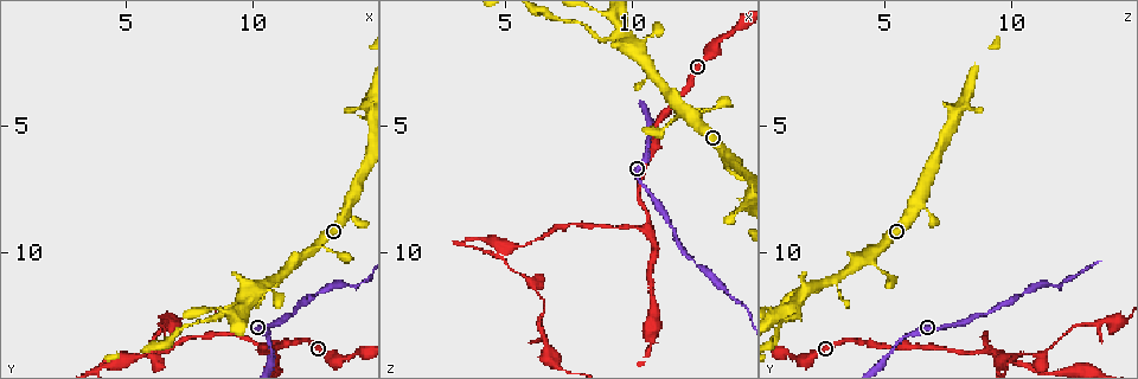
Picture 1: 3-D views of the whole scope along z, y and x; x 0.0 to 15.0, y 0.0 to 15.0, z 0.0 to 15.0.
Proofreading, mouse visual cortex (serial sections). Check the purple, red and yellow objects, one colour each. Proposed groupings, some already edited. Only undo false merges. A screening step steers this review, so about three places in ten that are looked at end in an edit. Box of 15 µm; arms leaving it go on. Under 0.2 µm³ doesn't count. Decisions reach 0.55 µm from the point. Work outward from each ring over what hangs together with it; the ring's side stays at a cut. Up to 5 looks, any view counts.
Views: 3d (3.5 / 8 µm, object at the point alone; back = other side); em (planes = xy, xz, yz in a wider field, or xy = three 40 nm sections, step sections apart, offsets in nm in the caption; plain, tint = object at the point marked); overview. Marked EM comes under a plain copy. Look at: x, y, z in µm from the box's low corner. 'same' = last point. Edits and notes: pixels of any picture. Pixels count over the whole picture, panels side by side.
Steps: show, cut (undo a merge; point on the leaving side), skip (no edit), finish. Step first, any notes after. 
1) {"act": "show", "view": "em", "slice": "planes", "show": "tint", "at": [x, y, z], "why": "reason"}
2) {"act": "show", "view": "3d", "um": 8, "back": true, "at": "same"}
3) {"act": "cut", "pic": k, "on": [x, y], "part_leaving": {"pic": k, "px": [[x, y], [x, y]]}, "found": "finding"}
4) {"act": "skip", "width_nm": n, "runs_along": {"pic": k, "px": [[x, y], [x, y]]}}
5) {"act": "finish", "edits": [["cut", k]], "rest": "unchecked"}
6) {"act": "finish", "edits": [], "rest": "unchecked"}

{"act": "show", "view": "3d", "um": 8, "at": [8.9, 12.2, 1.6], "why": "thick turns thin"}

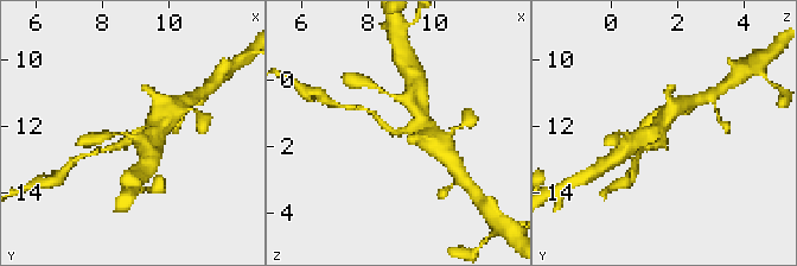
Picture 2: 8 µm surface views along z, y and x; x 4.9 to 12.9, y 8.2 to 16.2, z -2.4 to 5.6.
{"act": "show", "view": "3d", "um": 3.5, "at": [8.9, 12.4, 1.6], "why": "zoom in"}

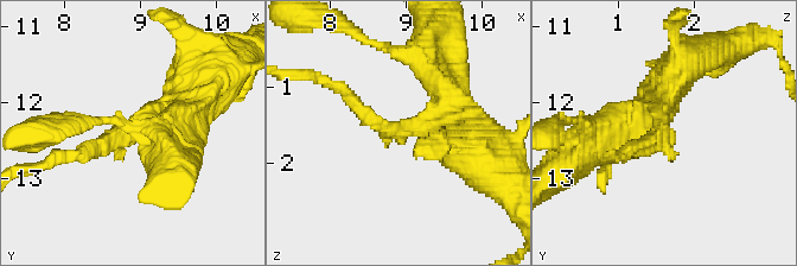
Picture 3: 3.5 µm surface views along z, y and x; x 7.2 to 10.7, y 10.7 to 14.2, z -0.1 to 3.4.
{"act": "cut", "pic": 3, "on": [121, 141], "part_leaving": {"pic": 3, "px": [[413, 128], [380, 128], [325, 82]]}, "found": "two cells meet here"}

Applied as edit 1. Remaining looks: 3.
{"act": "show", "view": "overview", "why": "redraw"}

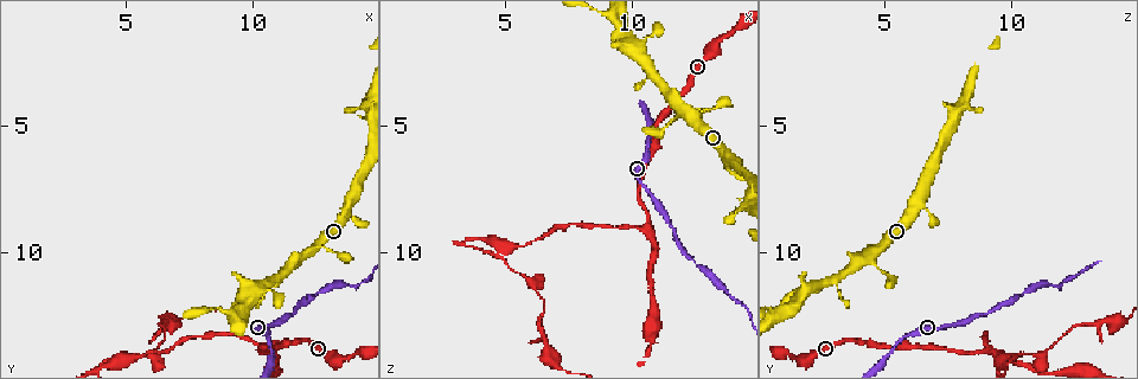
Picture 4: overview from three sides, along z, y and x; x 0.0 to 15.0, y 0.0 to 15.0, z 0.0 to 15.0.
{"act": "show", "view": "3d", "um": 3.5, "at": [10.6, 13.9, 9.0], "why": "branch point"}

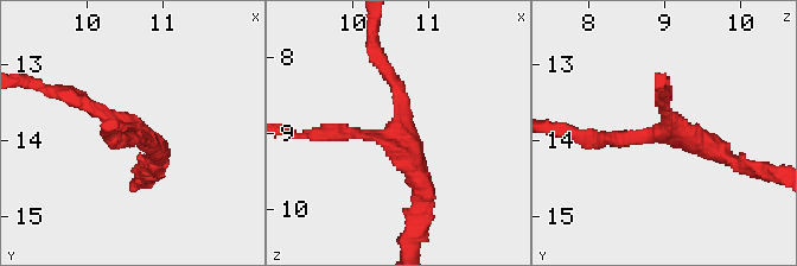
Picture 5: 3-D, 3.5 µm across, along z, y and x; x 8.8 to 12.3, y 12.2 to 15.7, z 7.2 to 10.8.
{"act": "show", "view": "em", "slice": "xy", "step": 3, "show": "tint", "at": [10.65, 13.95, 8.90], "arms": 3, "arm_widths_nm": [150, 200, 300], "why": "shape alone is not enough"}

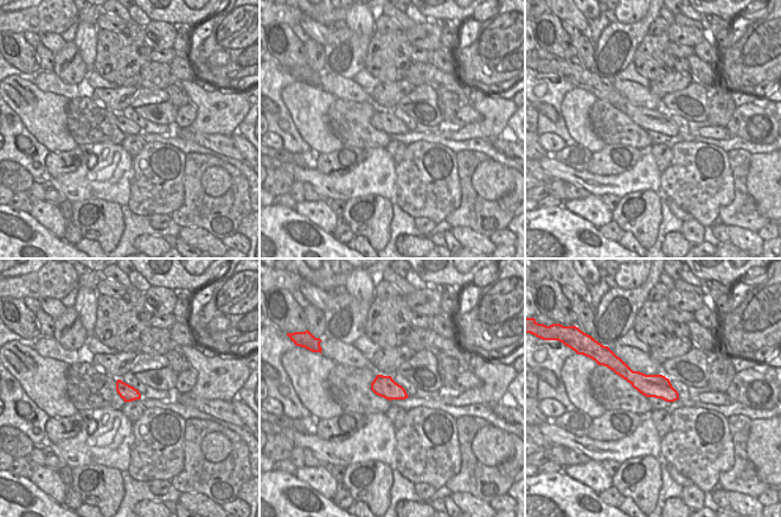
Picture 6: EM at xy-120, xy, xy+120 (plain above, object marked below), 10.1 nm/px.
{"act": "skip", "width_nm": 220, "runs_along": {"pic": 6, "px": [[616, 364], [642, 383], [676, 396]]}, "found": "continuous, no second cell"}

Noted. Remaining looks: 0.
{"act": "finish", "edits": [["cut", 3]], "rest": "unchecked"}

